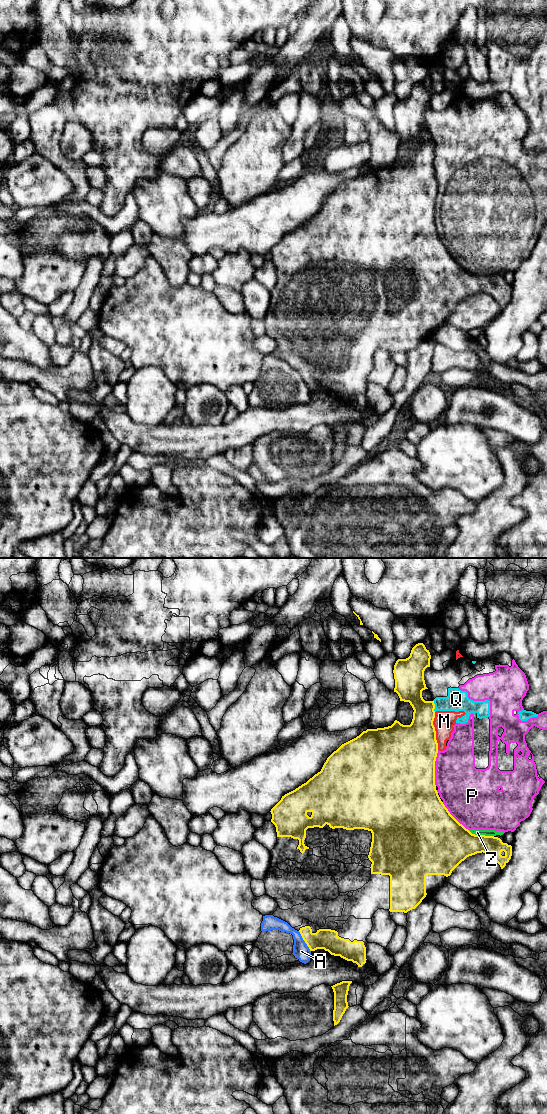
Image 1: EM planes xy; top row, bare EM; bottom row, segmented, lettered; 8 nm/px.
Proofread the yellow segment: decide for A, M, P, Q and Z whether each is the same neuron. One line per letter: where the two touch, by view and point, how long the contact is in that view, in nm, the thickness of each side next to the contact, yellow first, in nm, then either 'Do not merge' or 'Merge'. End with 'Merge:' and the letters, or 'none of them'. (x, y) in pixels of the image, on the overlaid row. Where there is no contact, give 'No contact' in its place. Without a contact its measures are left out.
A: Touches yellow at xy (304, 940). Shared border 190 nm. Thickness 170 nm (yellow) against 140 nm. Do not merge
M: Touches yellow at xy (435, 731). Shared border 300 nm. Thickness 420 nm (yellow) against 160 nm. Do not merge
P: Touches yellow at xy (434, 768). Shared border 280 nm. Thickness 500 nm (yellow) against 360 nm. Do not merge
Q: Touches yellow at xy (434, 706). Shared border 100 nm. Thickness 240 nm (yellow) against 170 nm. Do not merge
Z: Touches yellow at xy (481, 835). Shared border 220 nm. Thickness 340 nm (yellow) against 50 nm. Do not merge
Merge: none of them

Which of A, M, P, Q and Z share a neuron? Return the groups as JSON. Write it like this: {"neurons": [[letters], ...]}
{"neurons": [["A"], ["M", "P", "Q", "Z"]]}

